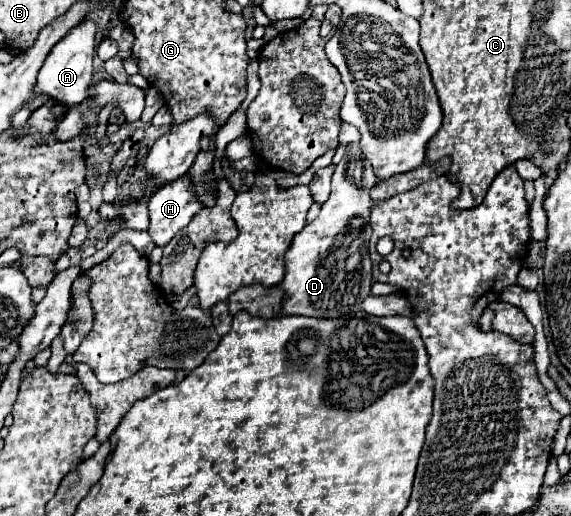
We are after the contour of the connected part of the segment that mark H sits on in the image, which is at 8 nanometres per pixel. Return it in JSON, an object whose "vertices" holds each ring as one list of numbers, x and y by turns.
{"vertices":[[182,176,168,186,162,186,148,202,150,226,148,234,156,246,166,246,178,230,190,224,202,208,196,200,188,176]]}

